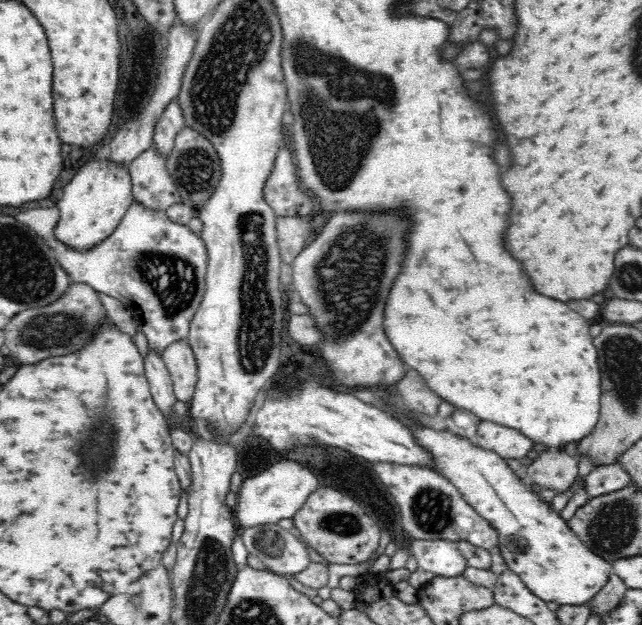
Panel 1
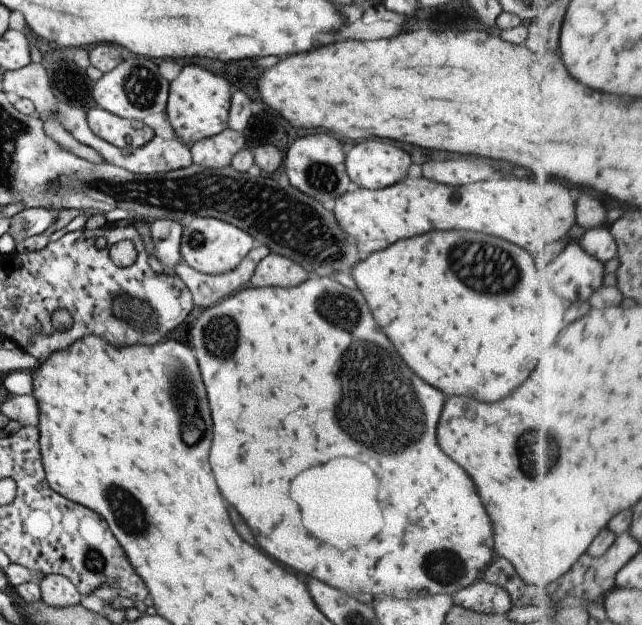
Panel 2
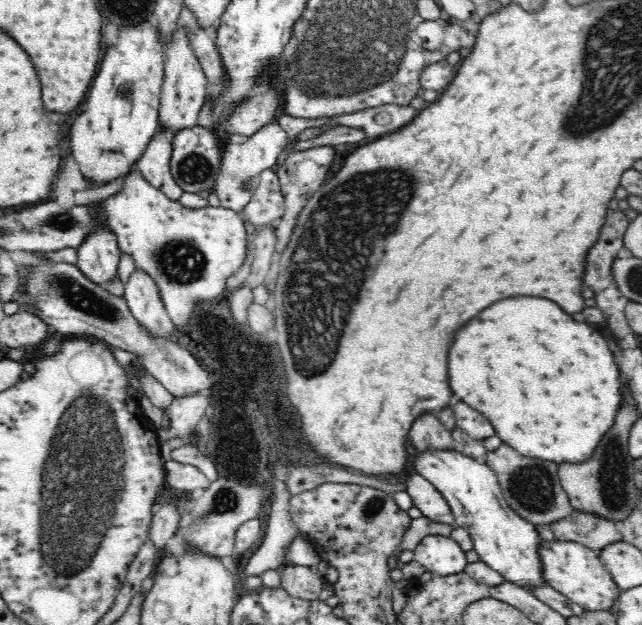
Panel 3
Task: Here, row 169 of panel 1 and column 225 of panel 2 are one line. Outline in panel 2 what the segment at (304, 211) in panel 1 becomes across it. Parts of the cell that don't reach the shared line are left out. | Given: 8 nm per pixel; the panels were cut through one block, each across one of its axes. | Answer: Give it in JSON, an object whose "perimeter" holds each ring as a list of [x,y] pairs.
{"perimeter":[[[256,244],[233,270],[224,272],[221,276],[207,276],[189,268],[183,261],[177,262],[177,266],[171,269],[193,296],[193,304],[199,308],[207,308],[221,300],[225,294],[235,292],[235,288],[245,286],[257,262],[269,253],[266,246]]]}

